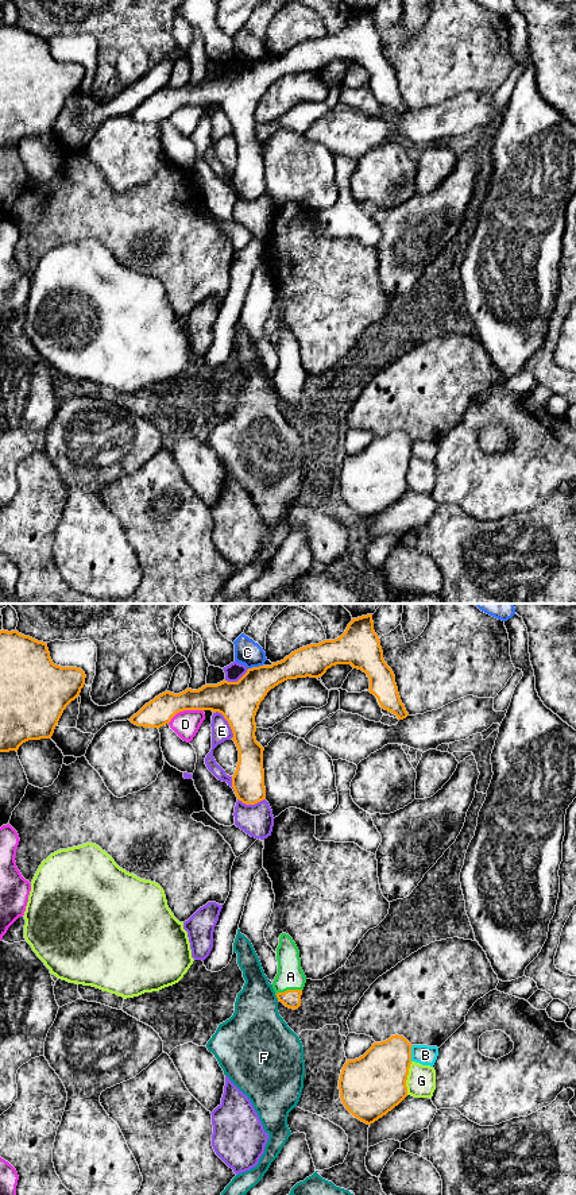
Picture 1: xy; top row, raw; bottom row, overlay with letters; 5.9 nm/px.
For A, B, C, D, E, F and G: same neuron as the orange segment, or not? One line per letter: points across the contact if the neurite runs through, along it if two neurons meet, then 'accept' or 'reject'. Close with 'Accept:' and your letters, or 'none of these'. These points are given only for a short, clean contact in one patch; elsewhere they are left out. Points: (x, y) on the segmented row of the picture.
A: across xy (292, 998), (288, 990), (290, 976) | accept
B: reject
C: reject
D: reject
E: reject
F: reject
G: reject
Accept: A

